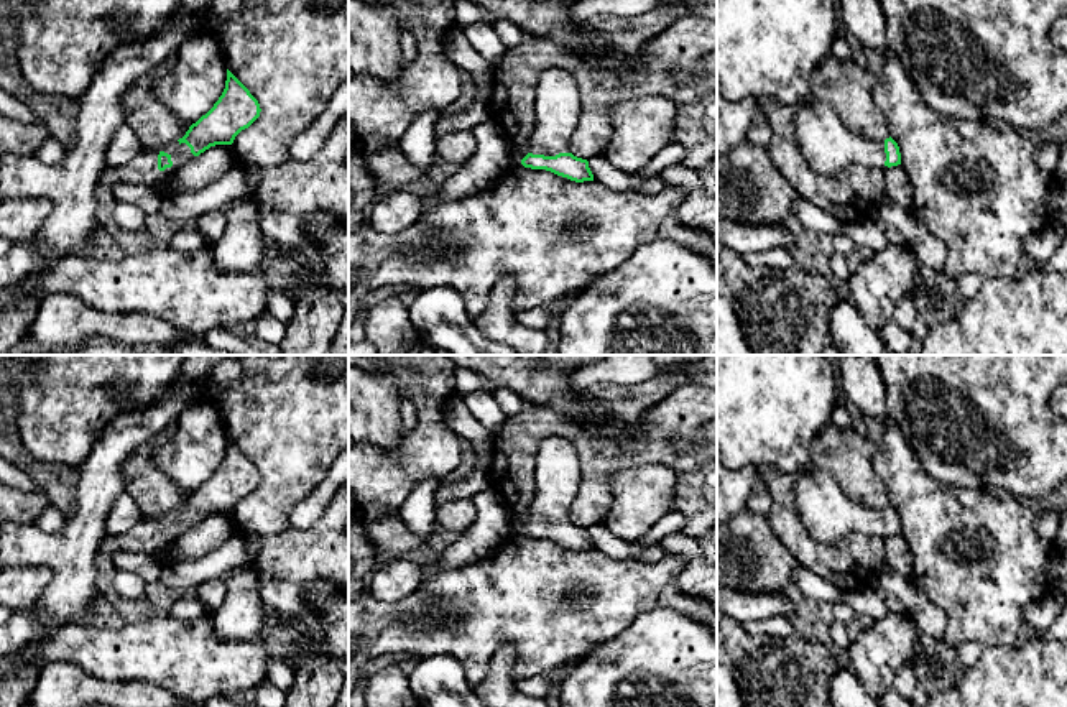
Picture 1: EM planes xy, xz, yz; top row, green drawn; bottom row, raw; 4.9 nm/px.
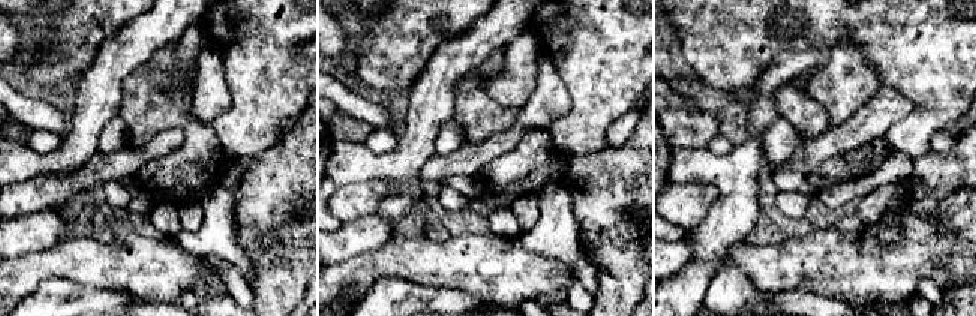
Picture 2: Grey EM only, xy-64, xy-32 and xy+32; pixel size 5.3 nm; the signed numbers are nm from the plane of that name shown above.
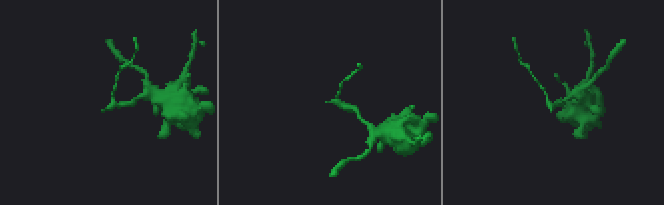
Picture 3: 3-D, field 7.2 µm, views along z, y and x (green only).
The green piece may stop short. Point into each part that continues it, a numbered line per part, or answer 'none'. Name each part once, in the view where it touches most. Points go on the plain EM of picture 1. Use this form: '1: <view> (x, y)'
1: xz (558, 471)

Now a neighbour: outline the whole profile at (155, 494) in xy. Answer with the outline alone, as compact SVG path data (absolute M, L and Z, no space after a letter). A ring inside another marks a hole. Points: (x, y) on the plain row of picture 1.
M150 447L128 457L127 477L127 493L138 505L143 518L159 518L182 506L189 498L156 467Z

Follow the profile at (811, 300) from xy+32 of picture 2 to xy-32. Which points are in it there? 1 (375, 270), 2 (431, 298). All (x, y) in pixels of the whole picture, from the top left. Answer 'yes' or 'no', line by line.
1: no
2: yes

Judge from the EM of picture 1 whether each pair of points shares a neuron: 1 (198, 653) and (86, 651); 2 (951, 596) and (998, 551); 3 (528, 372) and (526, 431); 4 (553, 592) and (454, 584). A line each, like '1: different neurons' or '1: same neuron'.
1: same neuron
2: same neuron
3: different neurons
4: same neuron

